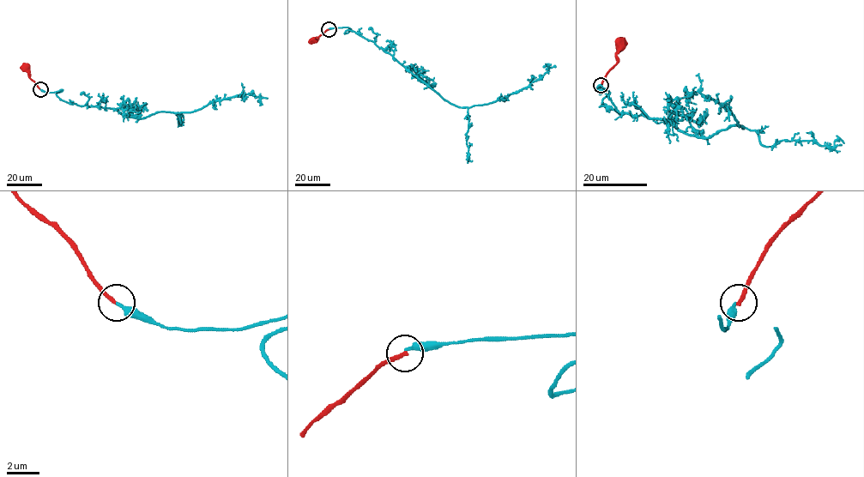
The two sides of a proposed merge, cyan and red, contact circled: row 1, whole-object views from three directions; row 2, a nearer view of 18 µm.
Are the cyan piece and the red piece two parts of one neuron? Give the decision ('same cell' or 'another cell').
another cell

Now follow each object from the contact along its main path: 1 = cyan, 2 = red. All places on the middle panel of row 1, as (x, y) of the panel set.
1: (329, 29), (348, 27), (345, 33), (372, 41), (460, 107), (516, 93), (551, 64)
2: (329, 29), (313, 39)

